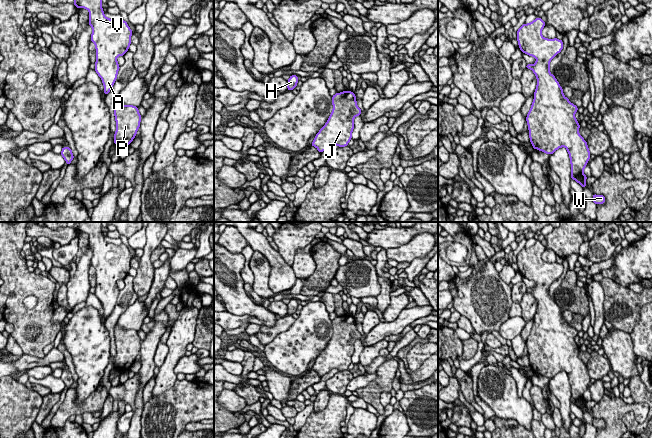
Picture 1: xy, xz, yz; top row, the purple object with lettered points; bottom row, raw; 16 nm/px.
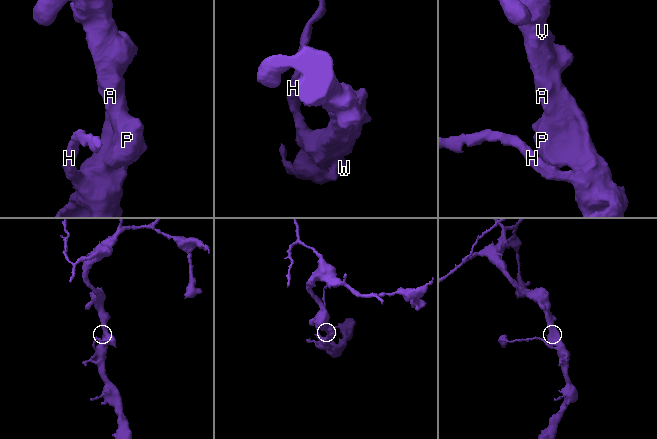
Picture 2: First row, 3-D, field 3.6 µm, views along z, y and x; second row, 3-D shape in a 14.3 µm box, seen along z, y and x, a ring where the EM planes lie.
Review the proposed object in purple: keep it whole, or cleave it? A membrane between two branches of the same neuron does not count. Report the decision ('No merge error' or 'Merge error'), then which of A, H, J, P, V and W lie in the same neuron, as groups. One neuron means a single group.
No merge error. Groups: A H J P V W

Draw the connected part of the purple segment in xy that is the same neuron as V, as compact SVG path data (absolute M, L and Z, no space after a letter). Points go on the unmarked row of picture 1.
M75 222L74 230L89 235L93 255L91 265L96 272L95 295L102 303L104 317L112 313L119 295L118 280L123 280L131 268L132 254L126 245L115 245L104 239L101 222Z

